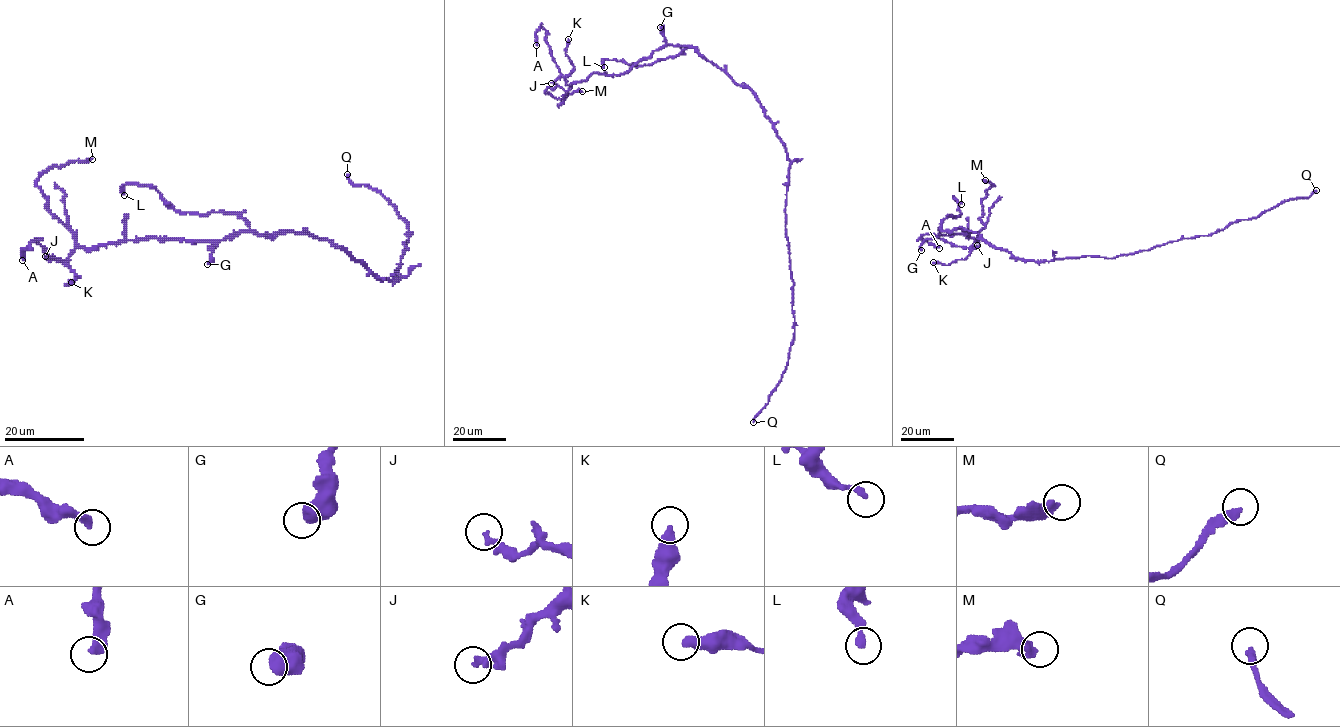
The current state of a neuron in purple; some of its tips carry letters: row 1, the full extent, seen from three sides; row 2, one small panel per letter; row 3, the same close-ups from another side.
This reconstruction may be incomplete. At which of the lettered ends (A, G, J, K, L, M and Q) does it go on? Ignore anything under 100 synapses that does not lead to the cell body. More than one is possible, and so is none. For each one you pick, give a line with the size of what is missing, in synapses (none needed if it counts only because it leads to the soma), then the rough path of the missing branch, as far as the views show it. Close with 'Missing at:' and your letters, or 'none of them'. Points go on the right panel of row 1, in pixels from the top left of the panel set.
Q: about 180 synapses
Missing at: Q

